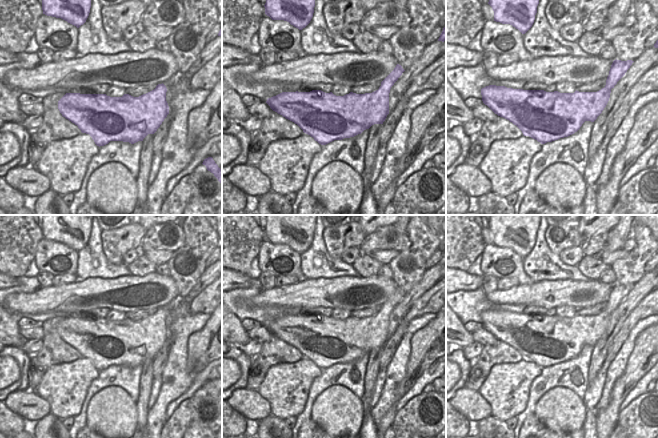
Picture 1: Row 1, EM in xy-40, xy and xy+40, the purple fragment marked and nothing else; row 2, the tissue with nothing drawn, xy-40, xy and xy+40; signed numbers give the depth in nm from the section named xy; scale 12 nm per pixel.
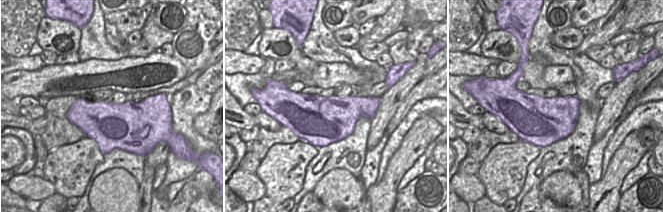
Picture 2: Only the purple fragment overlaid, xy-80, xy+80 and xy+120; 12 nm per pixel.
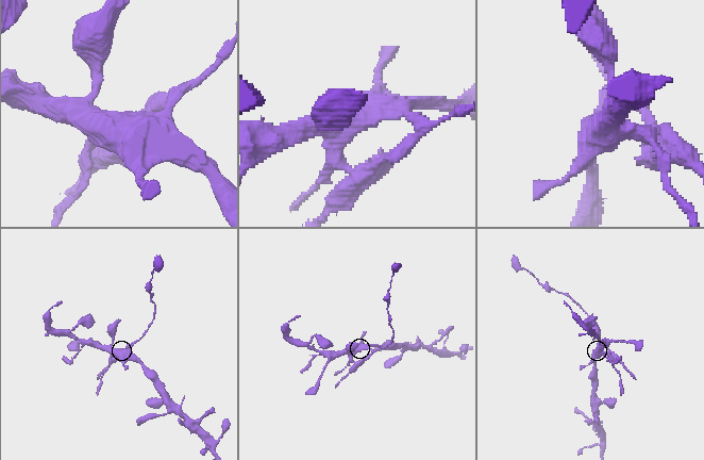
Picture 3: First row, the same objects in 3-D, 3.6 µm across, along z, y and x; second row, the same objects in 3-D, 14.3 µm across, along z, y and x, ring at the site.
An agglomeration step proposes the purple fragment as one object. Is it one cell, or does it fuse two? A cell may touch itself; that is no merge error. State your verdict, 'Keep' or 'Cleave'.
Cleave.

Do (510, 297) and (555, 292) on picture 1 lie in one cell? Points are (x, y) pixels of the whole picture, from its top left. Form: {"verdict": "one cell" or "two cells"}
{"verdict": "one cell"}

